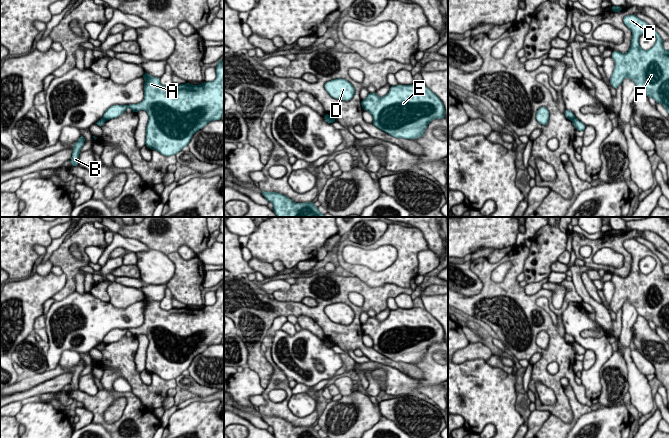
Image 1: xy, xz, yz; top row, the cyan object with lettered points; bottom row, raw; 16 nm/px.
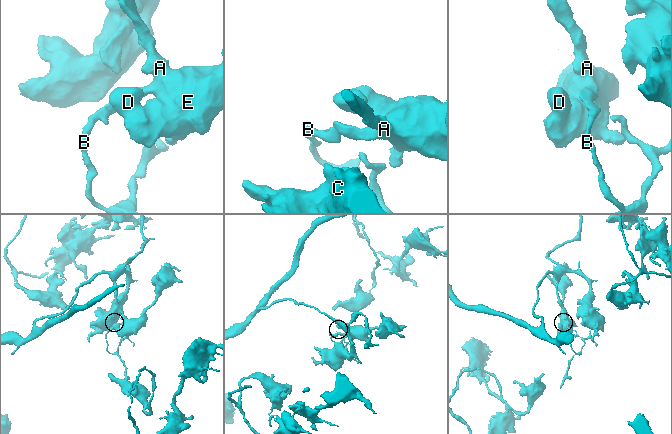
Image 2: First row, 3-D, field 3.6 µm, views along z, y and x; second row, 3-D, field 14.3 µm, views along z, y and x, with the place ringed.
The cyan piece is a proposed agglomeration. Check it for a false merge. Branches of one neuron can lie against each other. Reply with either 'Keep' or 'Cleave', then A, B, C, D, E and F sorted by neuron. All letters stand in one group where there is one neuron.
Cleave. Groups: A C D E F / B

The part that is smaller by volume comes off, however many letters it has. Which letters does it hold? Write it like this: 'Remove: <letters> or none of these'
Remove: B

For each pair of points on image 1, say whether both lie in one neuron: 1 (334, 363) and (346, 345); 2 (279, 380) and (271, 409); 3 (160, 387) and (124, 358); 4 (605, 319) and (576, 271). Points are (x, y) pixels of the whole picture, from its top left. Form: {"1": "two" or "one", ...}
{"1": "two", "2": "one", "3": "one", "4": "one"}

